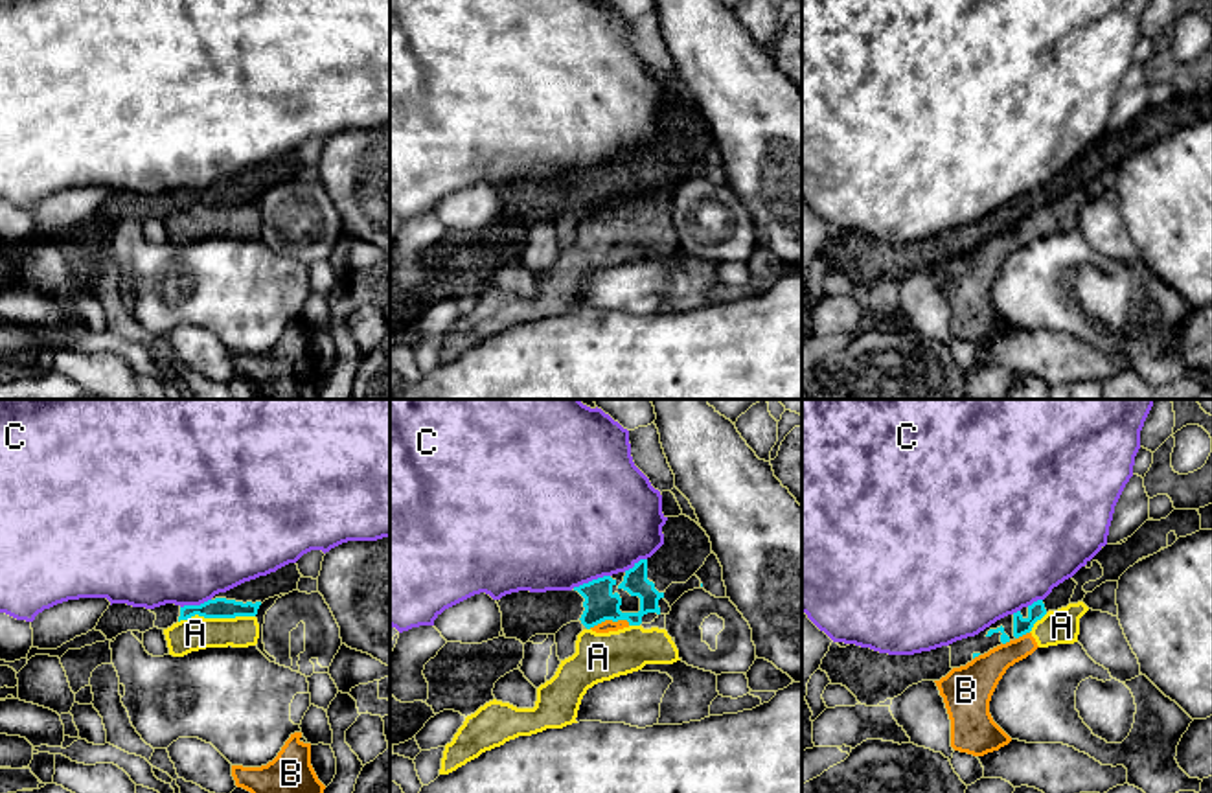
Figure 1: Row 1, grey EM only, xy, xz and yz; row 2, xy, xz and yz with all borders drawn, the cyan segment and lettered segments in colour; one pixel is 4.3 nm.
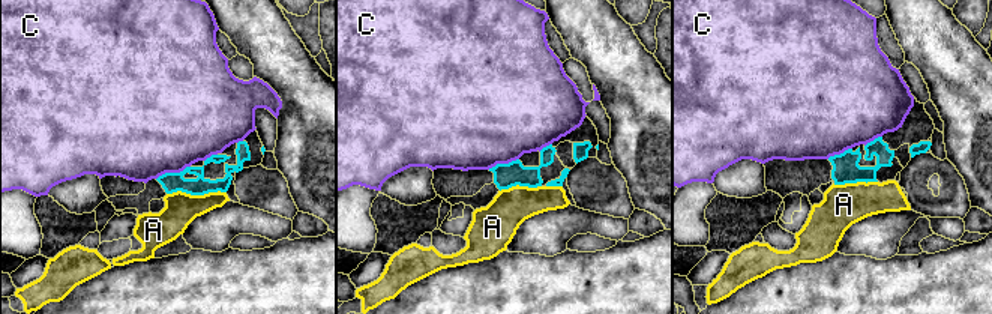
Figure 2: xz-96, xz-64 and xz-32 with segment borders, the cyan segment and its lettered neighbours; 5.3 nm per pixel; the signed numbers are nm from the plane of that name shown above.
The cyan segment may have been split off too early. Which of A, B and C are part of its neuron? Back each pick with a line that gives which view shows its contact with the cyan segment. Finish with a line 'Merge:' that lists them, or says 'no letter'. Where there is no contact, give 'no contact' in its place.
Merge: no letter

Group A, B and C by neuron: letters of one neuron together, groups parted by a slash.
A B / C

